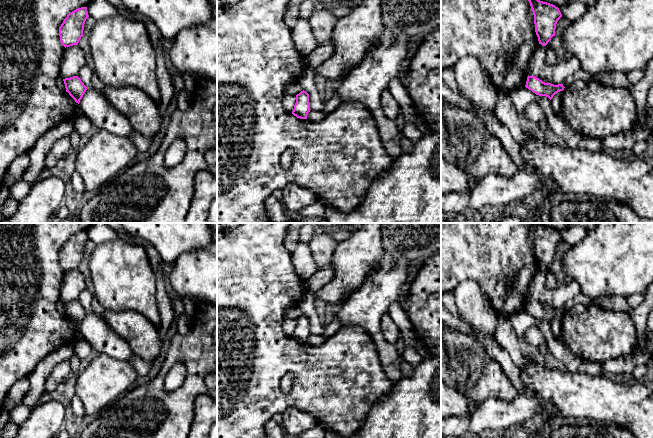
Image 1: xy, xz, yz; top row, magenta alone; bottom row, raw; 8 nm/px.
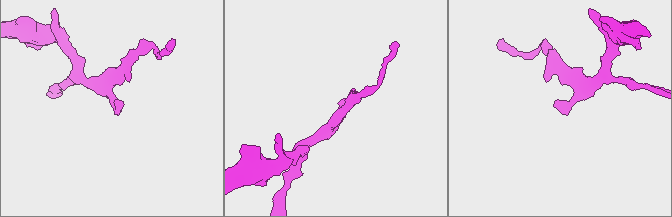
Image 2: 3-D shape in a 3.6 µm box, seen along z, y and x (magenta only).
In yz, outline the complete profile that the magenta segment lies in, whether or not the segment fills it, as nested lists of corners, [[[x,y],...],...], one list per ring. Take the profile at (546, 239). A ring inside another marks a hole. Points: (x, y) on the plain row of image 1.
[[[527,223],[534,239],[535,256],[539,268],[546,270],[553,260],[558,244],[562,238],[558,231],[553,228],[540,225],[539,223]]]

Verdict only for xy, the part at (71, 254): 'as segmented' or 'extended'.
as segmented

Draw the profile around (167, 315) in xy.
[[[133,237],[131,243],[141,245],[146,250],[156,276],[156,298],[161,320],[161,324],[157,327],[157,330],[160,338],[163,340],[175,319],[175,312],[171,303],[171,292],[169,290],[168,282],[166,281],[167,276],[164,273],[165,264],[158,252],[149,242],[138,237]]]

